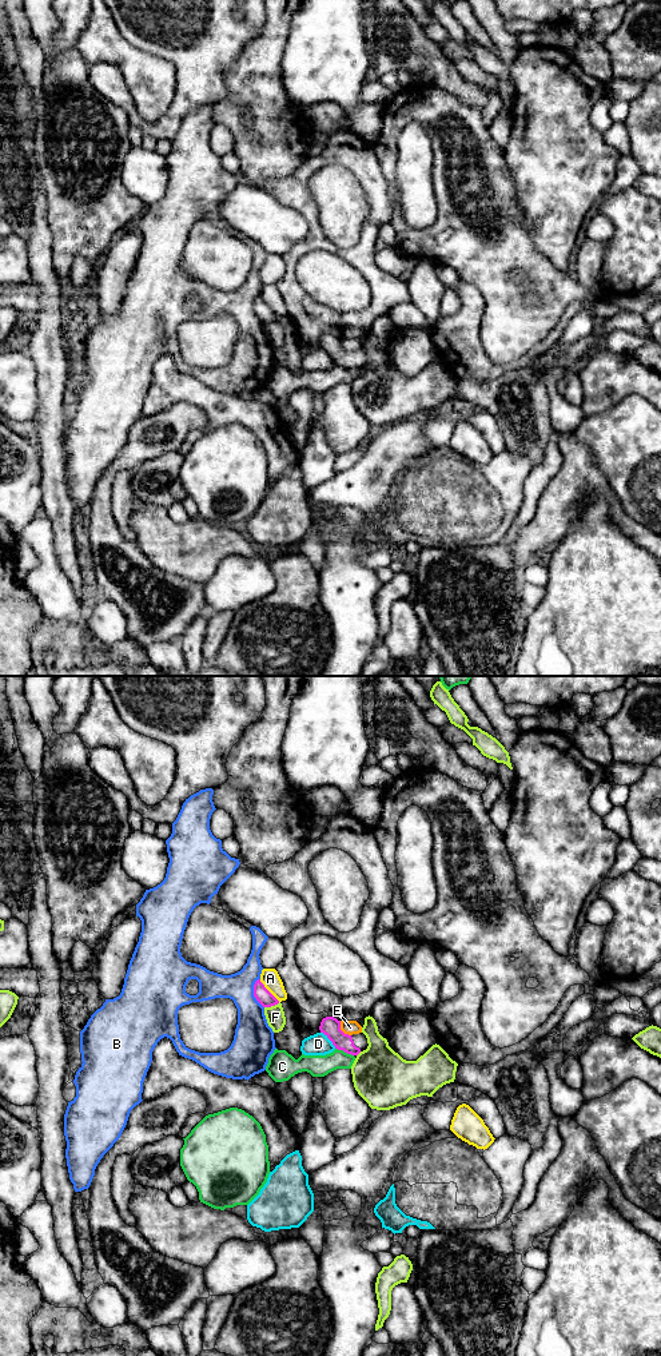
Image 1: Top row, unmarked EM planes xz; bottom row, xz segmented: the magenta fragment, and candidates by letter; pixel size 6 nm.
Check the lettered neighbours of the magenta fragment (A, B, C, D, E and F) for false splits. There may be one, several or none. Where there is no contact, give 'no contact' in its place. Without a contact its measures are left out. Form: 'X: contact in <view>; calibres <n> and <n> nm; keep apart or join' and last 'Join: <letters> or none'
A: contact in xz; calibres 90 and 110 nm; keep apart
B: contact in xz; calibres 90 and 220 nm; keep apart
C: contact in xz; calibres 120 and 130 nm; keep apart
D: contact in xz; calibres 120 and 130 nm; keep apart
E: contact in xz; calibres 120 and 90 nm; keep apart
F: contact in xz; calibres 90 and 110 nm; keep apart
Join: none

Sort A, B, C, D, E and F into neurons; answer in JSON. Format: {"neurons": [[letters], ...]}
{"neurons": [["A"], ["B"], ["C"], ["D"], ["E"], ["F"]]}

